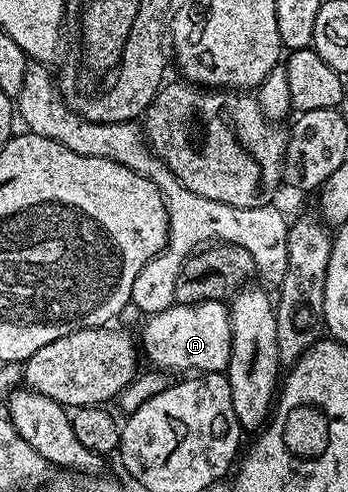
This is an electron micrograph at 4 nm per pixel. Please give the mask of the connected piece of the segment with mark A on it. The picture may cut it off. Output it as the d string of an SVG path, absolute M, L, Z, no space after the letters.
M202 301L196 305L175 303L164 312L151 314L143 322L143 355L155 369L167 372L225 373L231 358L229 307L220 301Z

